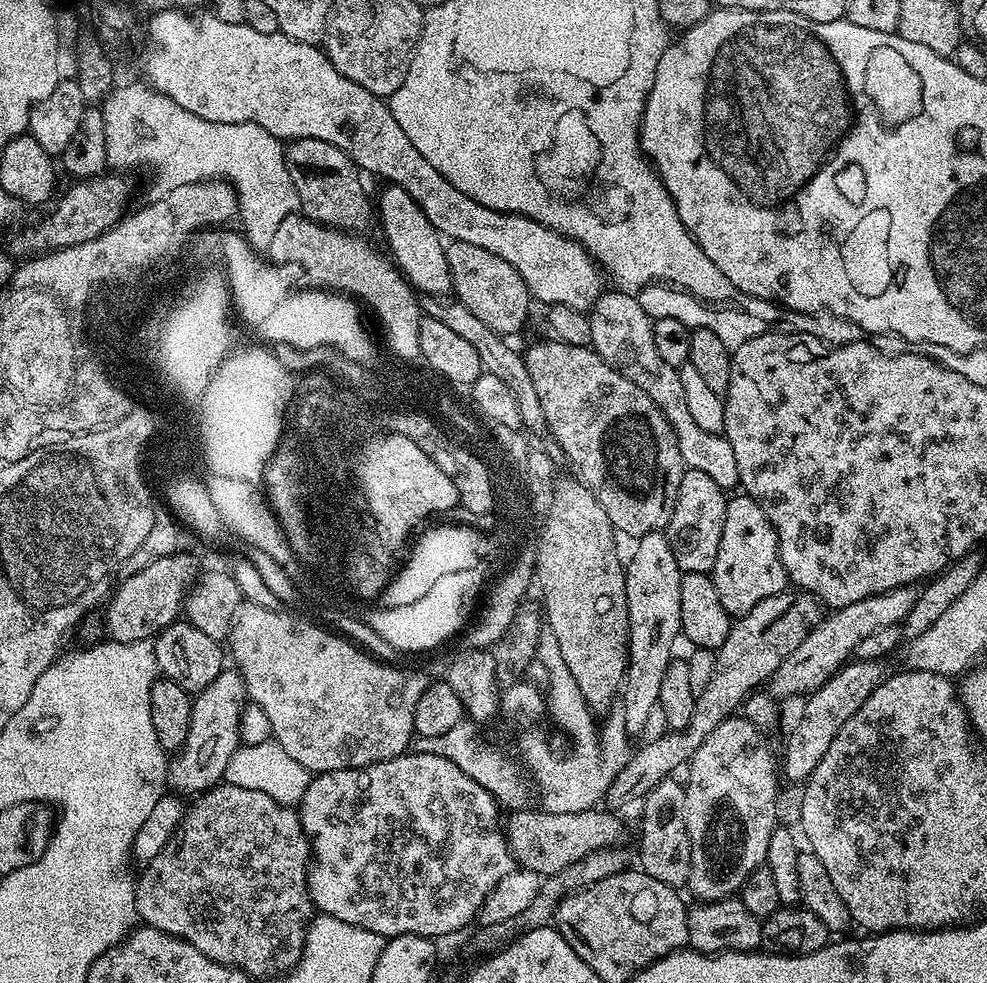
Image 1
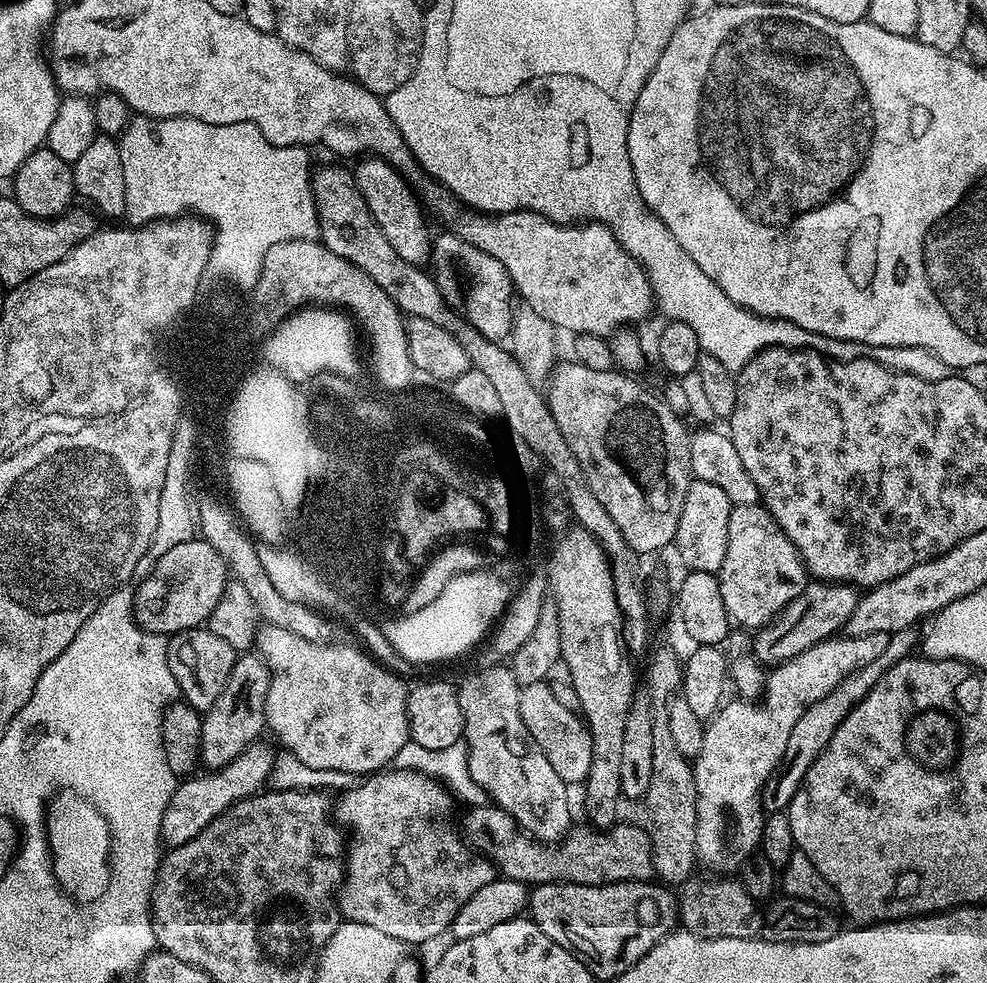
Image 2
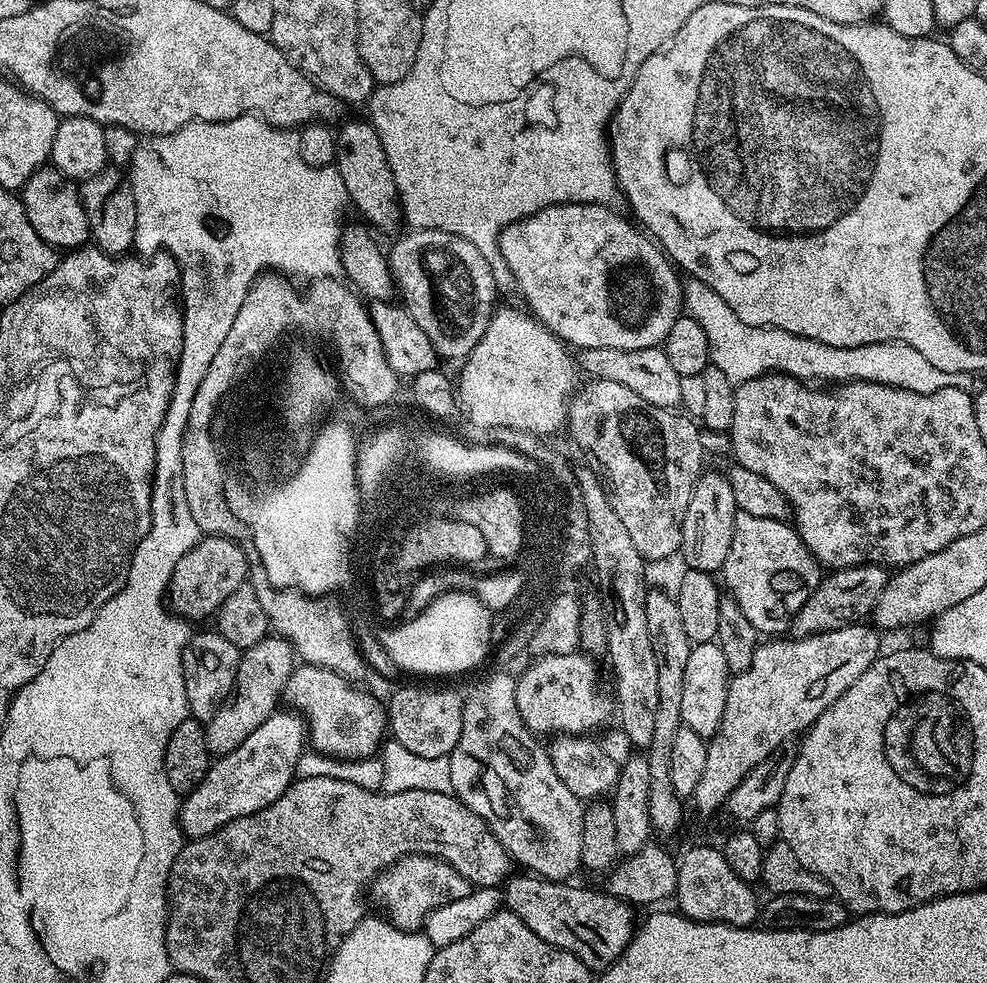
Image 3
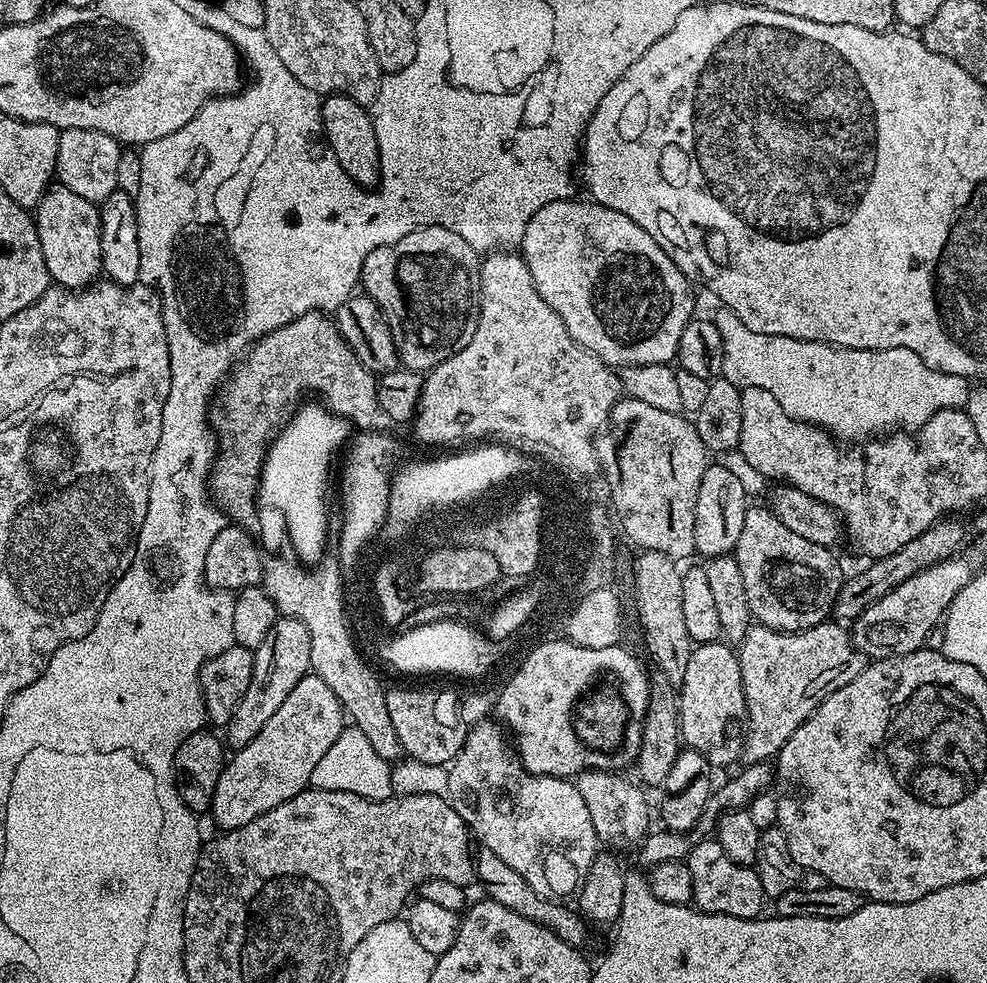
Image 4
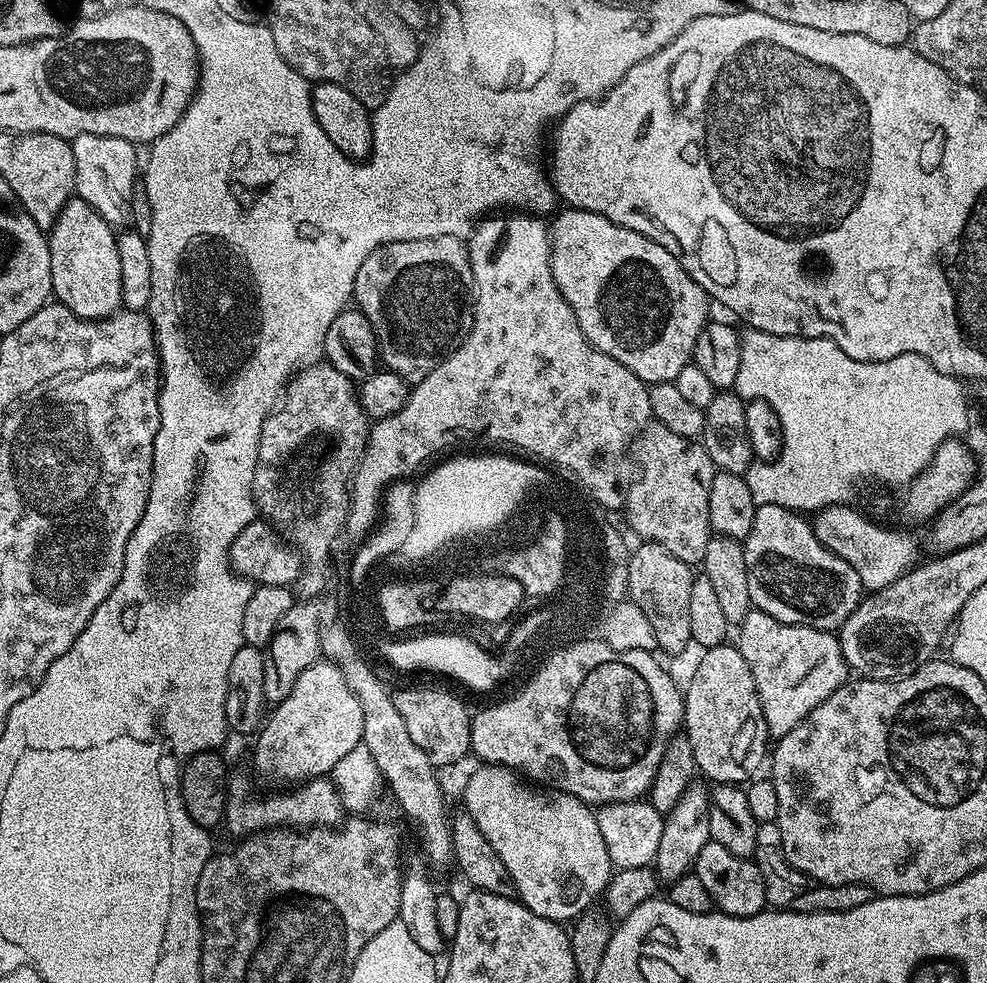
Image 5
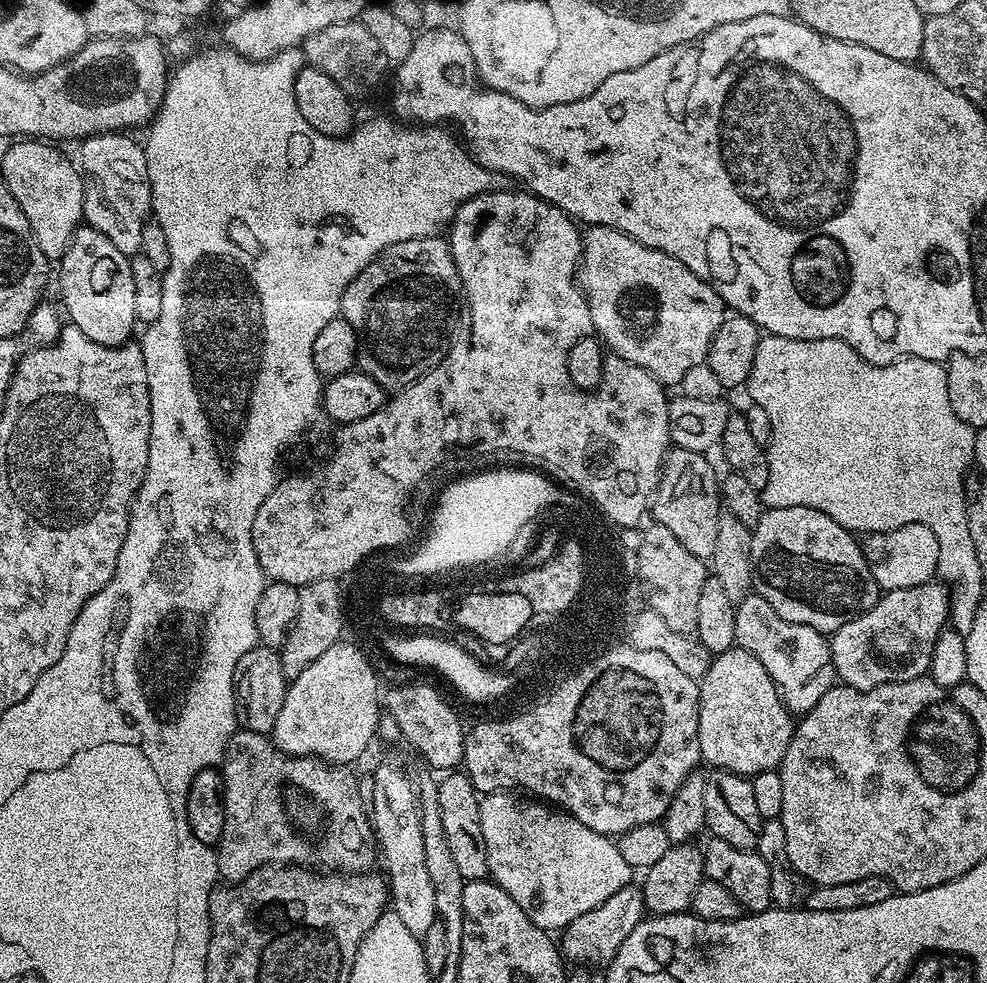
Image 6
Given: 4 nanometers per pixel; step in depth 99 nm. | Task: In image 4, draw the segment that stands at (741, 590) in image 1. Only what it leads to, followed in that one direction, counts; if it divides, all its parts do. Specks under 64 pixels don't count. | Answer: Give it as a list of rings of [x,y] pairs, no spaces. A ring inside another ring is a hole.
[[[749,507],[746,522],[742,522],[742,538],[738,538],[734,555],[738,570],[742,570],[742,582],[746,582],[746,598],[753,617],[777,632],[804,632],[825,623],[833,615],[842,583],[840,564],[832,557],[832,552],[831,547],[815,545],[787,529],[771,507]]]

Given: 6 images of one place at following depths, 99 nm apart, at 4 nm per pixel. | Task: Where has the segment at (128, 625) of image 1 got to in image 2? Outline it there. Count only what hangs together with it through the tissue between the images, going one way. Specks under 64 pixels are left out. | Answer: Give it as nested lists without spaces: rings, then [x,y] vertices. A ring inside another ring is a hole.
[[[191,538],[166,549],[154,563],[152,573],[134,588],[132,618],[137,628],[167,638],[173,632],[201,627],[230,583],[228,566],[218,550],[206,540]]]

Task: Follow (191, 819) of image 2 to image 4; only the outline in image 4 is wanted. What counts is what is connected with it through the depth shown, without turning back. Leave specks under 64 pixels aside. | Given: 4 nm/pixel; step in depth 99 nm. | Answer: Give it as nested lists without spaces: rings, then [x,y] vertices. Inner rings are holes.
[[[318,675],[303,676],[298,686],[290,690],[286,702],[282,702],[282,706],[278,706],[278,710],[274,710],[274,714],[270,714],[270,718],[255,729],[256,737],[233,760],[231,757],[220,772],[218,784],[214,786],[210,809],[210,816],[216,819],[220,830],[246,826],[246,822],[274,810],[274,806],[294,798],[309,787],[312,772],[345,727],[346,713],[334,690]]]

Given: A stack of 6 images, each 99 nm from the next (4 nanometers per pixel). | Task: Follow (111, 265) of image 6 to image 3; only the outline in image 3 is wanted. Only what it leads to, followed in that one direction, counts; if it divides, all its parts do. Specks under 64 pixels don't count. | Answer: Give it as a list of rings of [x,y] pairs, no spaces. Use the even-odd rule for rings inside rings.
[[[45,166],[36,171],[35,176],[28,179],[22,189],[22,199],[28,209],[28,221],[46,243],[57,250],[75,250],[85,247],[87,238],[93,231],[93,221],[84,217],[84,204],[77,185],[61,176],[55,166]]]

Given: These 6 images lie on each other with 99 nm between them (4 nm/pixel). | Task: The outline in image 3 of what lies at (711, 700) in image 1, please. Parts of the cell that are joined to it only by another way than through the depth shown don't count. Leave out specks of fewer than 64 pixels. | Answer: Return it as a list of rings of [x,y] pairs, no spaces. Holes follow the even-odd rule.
[[[861,564],[858,567],[839,568],[825,575],[814,594],[803,603],[801,610],[792,618],[790,634],[793,639],[812,636],[842,628],[867,617],[877,604],[879,594],[888,585],[889,571],[883,565]]]

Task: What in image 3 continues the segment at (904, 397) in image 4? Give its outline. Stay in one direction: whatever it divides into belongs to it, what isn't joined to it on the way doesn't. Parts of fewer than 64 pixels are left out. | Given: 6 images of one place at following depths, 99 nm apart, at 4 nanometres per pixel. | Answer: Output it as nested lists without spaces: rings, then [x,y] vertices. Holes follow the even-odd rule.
[[[689,279],[682,289],[683,311],[690,318],[694,318],[694,322],[698,322],[702,330],[706,330],[706,338],[710,338],[711,367],[722,370],[722,374],[726,374],[733,386],[750,378],[763,376],[765,372],[777,370],[788,374],[809,372],[810,375],[821,376],[824,380],[836,380],[832,382],[869,380],[915,392],[965,387],[965,373],[938,370],[934,362],[926,362],[924,355],[909,344],[891,340],[885,344],[863,344],[857,348],[826,346],[805,336],[795,336],[786,330],[755,328],[742,322],[742,318],[738,318],[738,314],[730,310],[725,300],[701,280]]]

